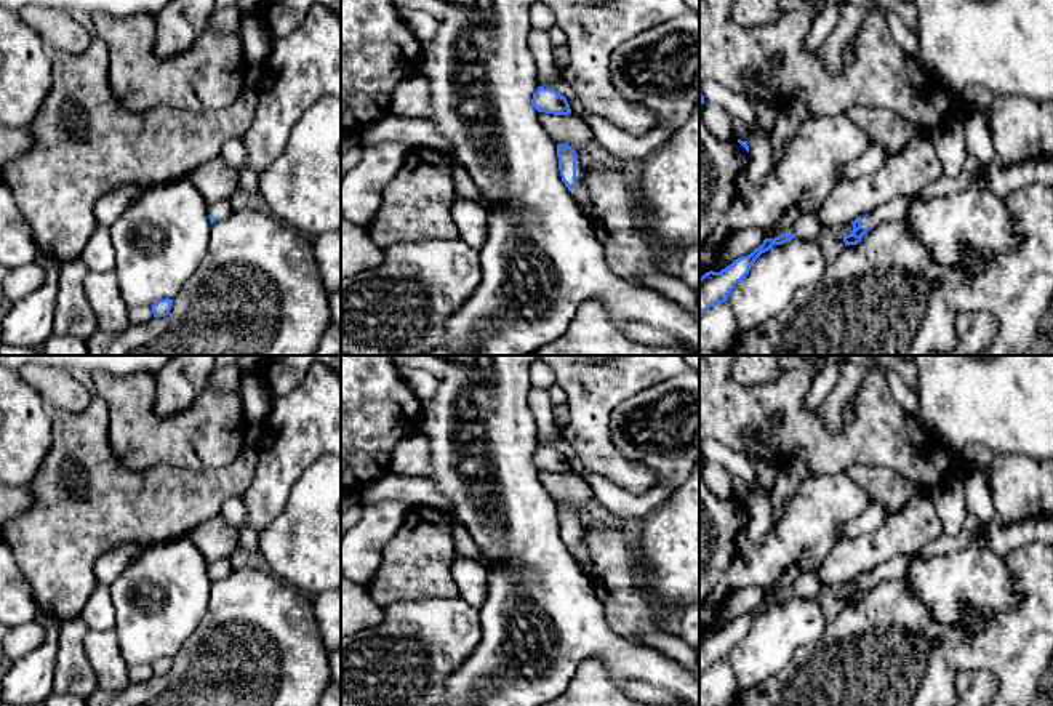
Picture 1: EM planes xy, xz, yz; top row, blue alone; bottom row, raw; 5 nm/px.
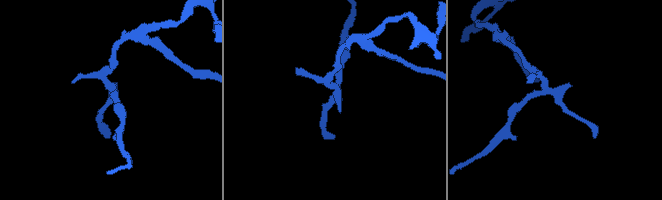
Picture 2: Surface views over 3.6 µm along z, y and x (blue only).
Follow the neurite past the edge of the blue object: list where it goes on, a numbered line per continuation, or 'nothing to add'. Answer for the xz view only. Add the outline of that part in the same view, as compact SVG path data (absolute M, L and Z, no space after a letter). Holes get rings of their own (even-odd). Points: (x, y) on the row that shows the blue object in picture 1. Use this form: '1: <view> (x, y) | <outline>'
1: xz (580, 194) | M578 157L578 160L576 160L576 186L571 189L571 195L579 203L581 208L586 208L591 203L591 199L584 187L584 173L586 173L586 170L583 168L581 160Z

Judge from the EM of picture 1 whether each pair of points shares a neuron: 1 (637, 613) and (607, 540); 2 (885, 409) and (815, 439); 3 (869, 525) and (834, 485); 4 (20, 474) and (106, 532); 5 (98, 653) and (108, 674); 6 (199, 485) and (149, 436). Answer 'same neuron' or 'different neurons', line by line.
1: same neuron
2: same neuron
3: different neurons
4: different neurons
5: same neuron
6: different neurons

